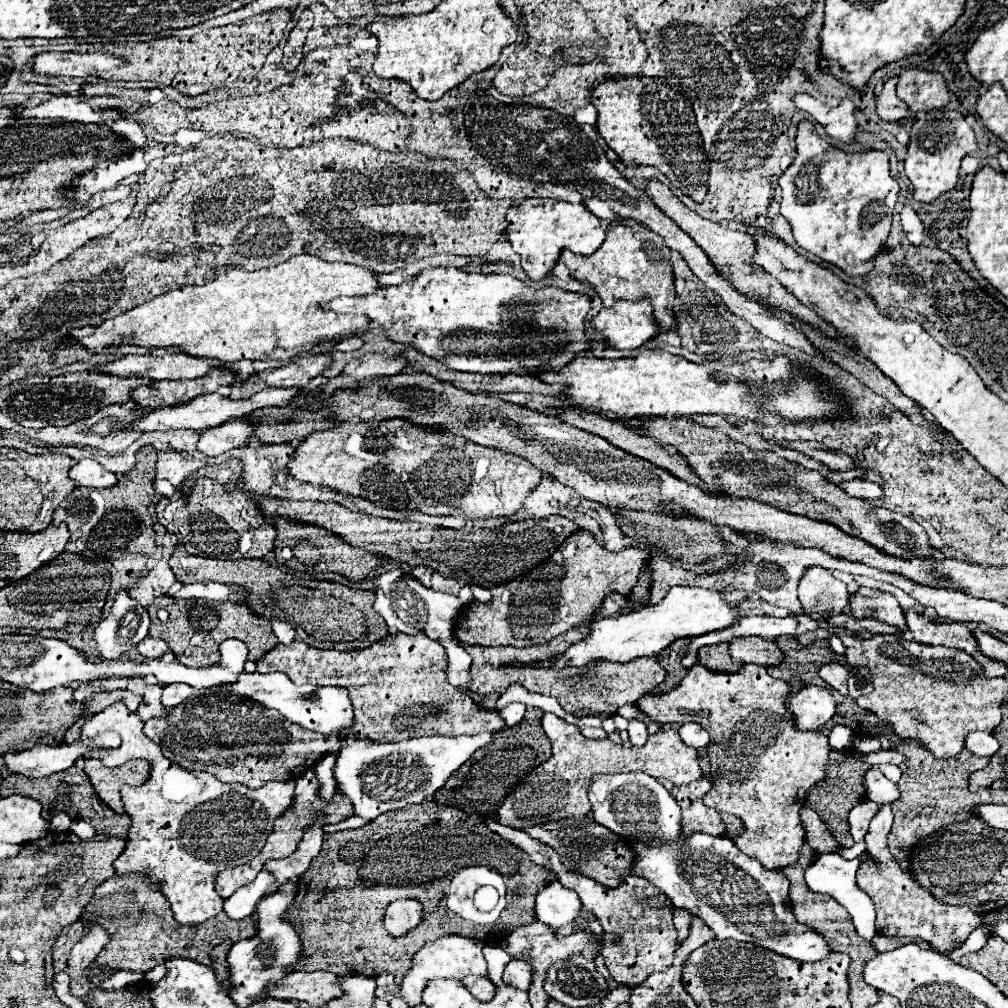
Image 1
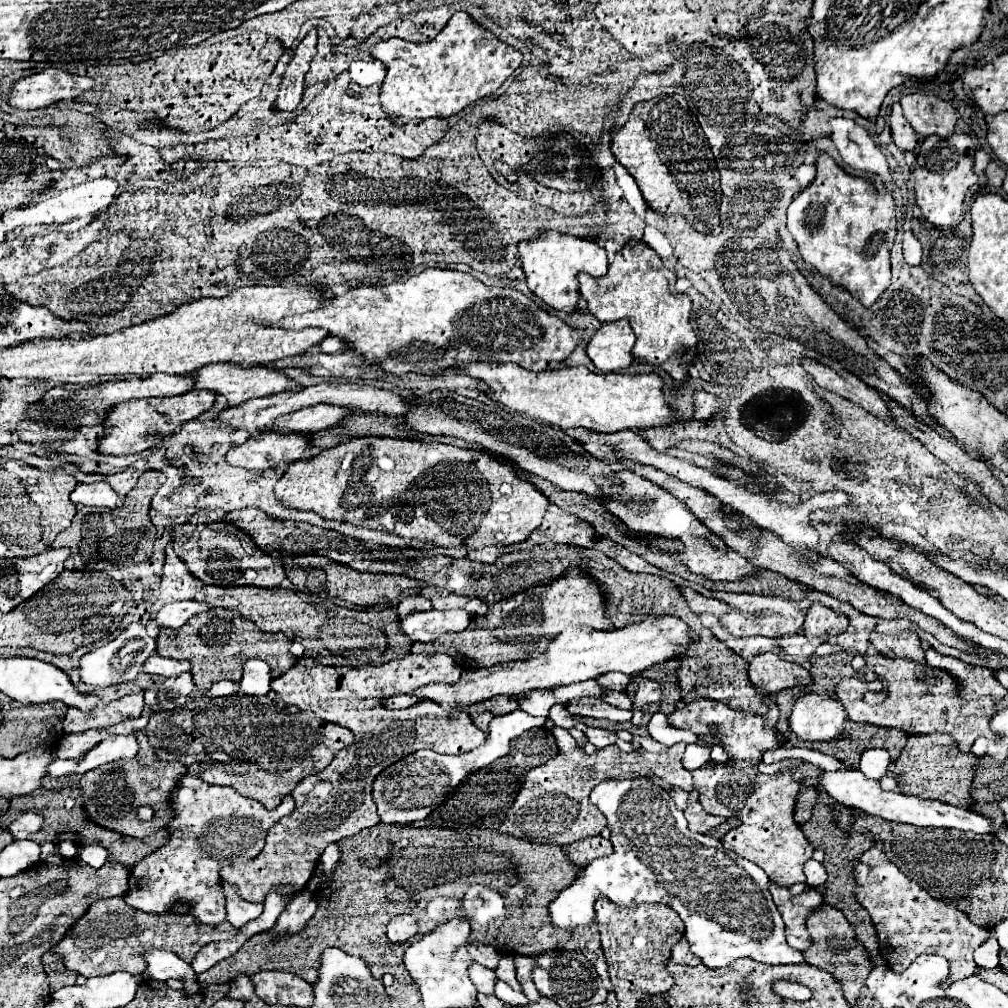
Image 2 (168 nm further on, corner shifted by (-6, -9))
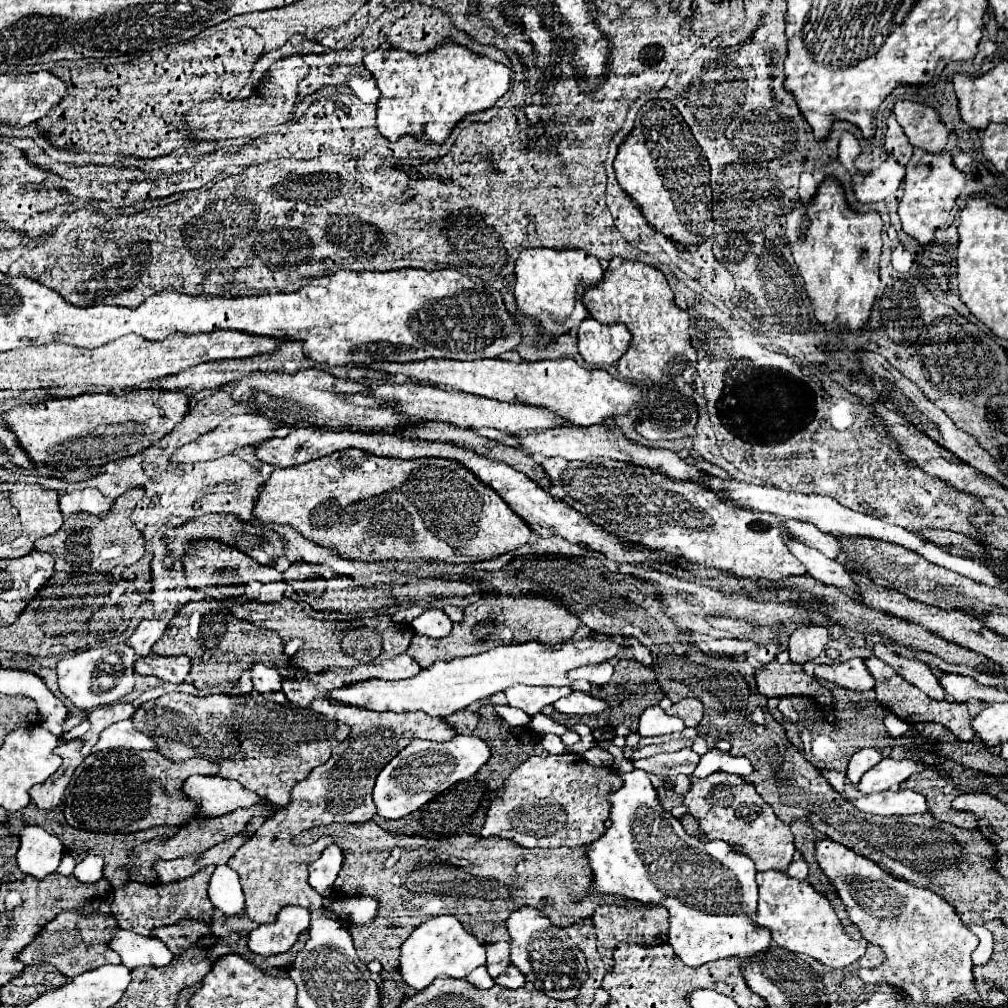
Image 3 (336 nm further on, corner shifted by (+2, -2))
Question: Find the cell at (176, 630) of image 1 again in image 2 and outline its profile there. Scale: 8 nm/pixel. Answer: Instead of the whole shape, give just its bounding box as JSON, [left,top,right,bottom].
[156,607,296,691]

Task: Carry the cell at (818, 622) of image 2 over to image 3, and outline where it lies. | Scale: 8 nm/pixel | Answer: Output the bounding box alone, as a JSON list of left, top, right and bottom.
[790,626,828,664]

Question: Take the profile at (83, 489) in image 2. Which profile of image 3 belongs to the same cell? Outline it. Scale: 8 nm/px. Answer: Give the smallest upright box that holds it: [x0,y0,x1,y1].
[60,488,110,518]

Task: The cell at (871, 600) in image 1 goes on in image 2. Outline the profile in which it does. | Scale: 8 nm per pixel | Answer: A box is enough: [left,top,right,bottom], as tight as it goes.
[870,629,924,665]

